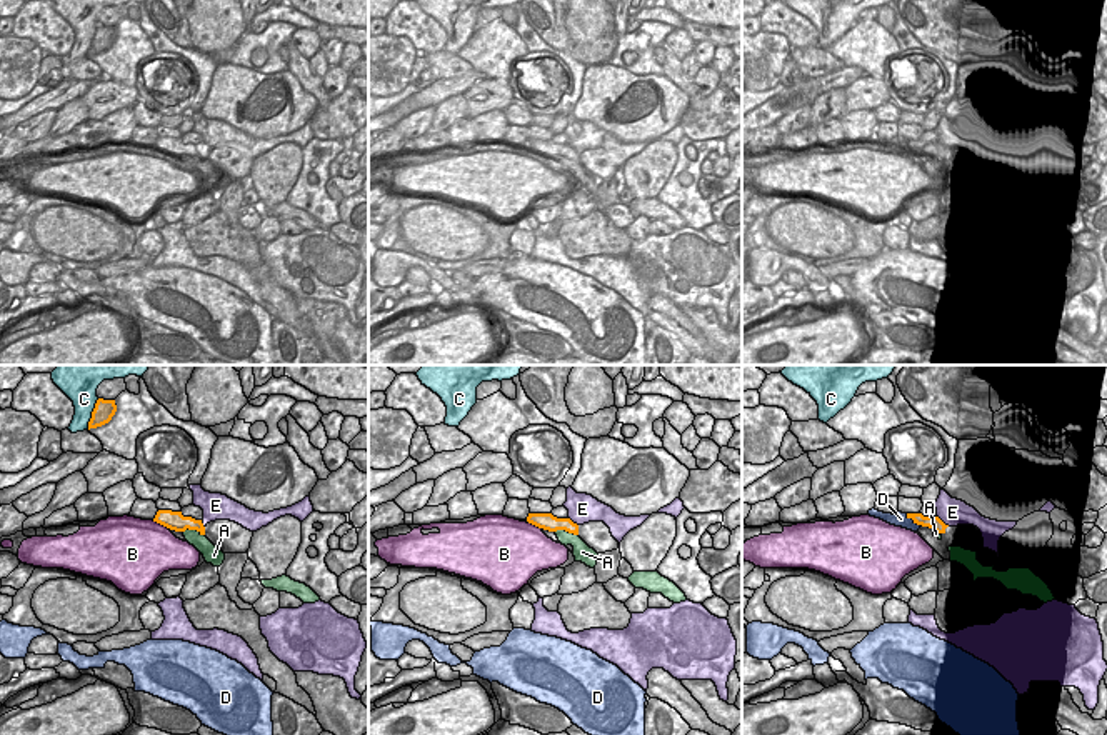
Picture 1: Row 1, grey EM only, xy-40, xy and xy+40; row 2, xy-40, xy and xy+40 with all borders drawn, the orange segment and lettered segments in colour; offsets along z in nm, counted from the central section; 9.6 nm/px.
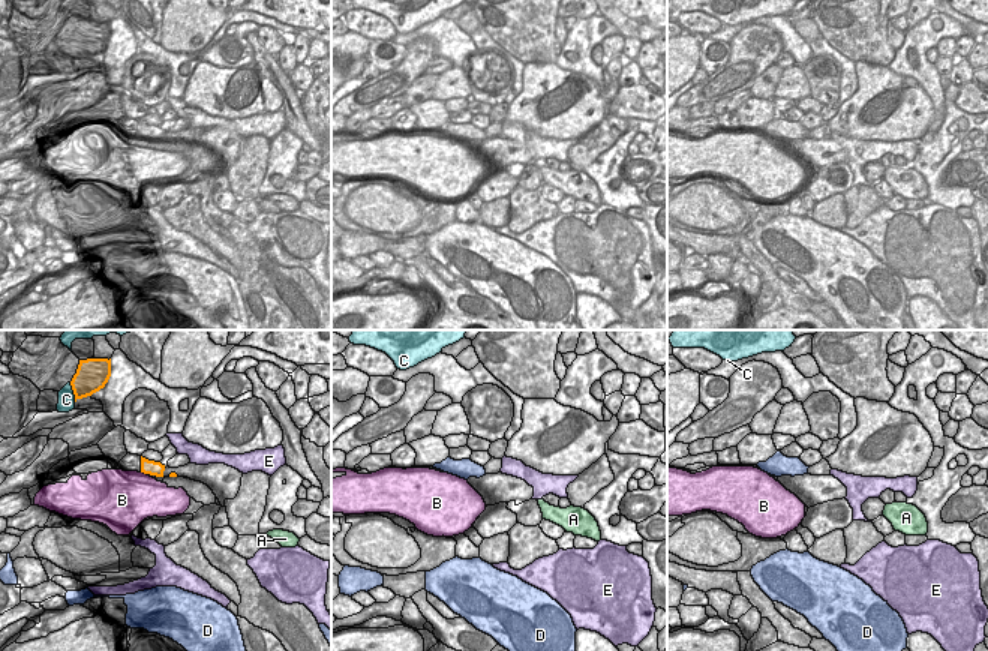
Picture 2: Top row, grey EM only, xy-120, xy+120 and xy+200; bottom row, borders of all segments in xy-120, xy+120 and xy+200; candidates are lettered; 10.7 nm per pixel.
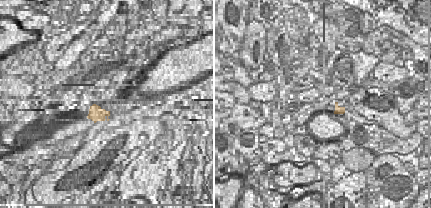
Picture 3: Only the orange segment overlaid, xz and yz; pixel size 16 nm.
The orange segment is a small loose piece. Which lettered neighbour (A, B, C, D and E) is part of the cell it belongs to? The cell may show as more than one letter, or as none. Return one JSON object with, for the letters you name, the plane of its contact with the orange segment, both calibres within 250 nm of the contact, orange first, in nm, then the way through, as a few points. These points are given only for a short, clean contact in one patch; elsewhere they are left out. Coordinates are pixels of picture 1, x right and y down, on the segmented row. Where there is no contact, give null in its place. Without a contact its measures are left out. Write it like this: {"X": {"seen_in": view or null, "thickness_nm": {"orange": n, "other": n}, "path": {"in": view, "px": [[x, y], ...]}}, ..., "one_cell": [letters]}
{"A": {"seen_in": "xy-40", "thickness_nm": {"orange": 190, "other": 160}, "path": {"in": "xy-40", "px": [[174, 520], [194, 529], [200, 542]]}}, "one_cell": ["A"]}

